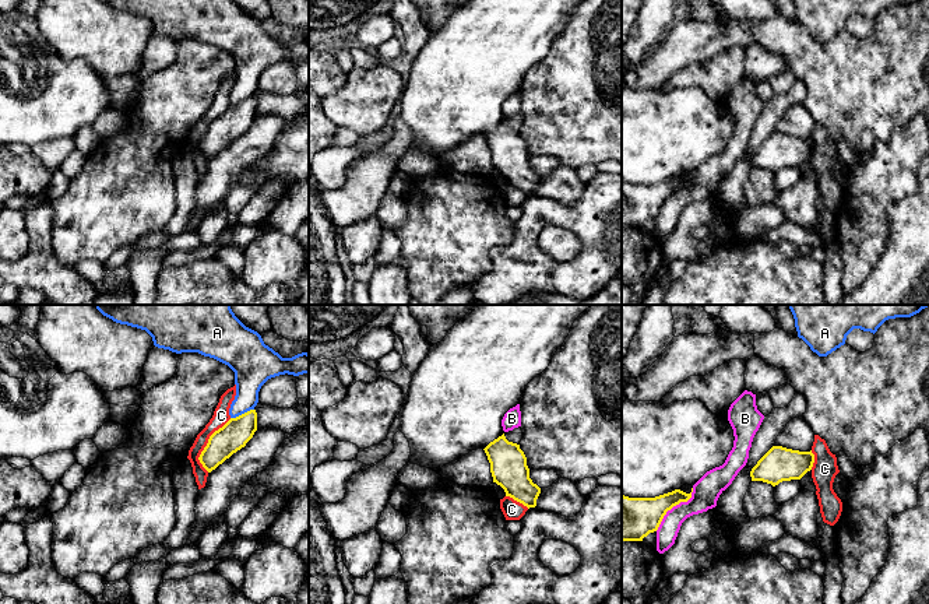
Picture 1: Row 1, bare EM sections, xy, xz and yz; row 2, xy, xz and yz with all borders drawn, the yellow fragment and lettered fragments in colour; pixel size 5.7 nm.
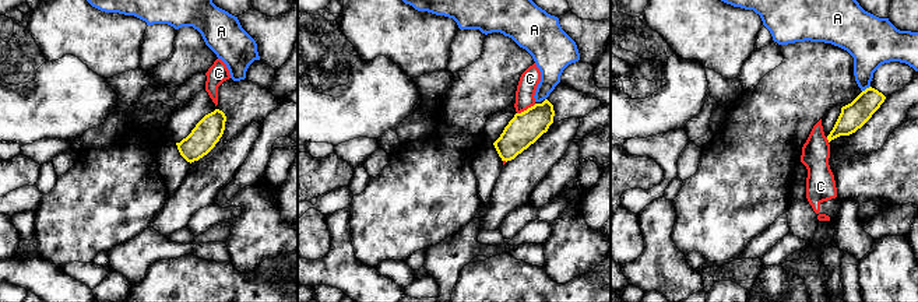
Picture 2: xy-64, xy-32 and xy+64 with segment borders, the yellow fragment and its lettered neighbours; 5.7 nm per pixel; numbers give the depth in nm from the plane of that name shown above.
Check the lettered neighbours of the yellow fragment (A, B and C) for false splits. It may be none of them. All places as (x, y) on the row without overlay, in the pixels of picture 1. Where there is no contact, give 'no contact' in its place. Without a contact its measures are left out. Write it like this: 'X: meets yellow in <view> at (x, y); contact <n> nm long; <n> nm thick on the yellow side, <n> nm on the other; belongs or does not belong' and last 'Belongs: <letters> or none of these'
A: meets yellow in xy at (242, 101); contact 150 nm long; 170 nm thick on the yellow side, 190 nm on the other; does not belong
B: meets yellow in yz at (674, 192); contact 340 nm long; 240 nm thick on the yellow side, 160 nm on the other; does not belong
C: meets yellow in xy at (207, 130); contact 340 nm long; 170 nm thick on the yellow side, 100 nm on the other; does not belong
Belongs: none of these

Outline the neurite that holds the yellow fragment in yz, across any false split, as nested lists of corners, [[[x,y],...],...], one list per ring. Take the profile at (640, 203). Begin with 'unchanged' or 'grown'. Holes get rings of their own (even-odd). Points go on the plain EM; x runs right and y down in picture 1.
unchanged; [[[680,176],[655,185],[629,185],[622,182],[622,228],[643,228],[658,217],[664,203],[680,189],[687,189],[692,179]]]

